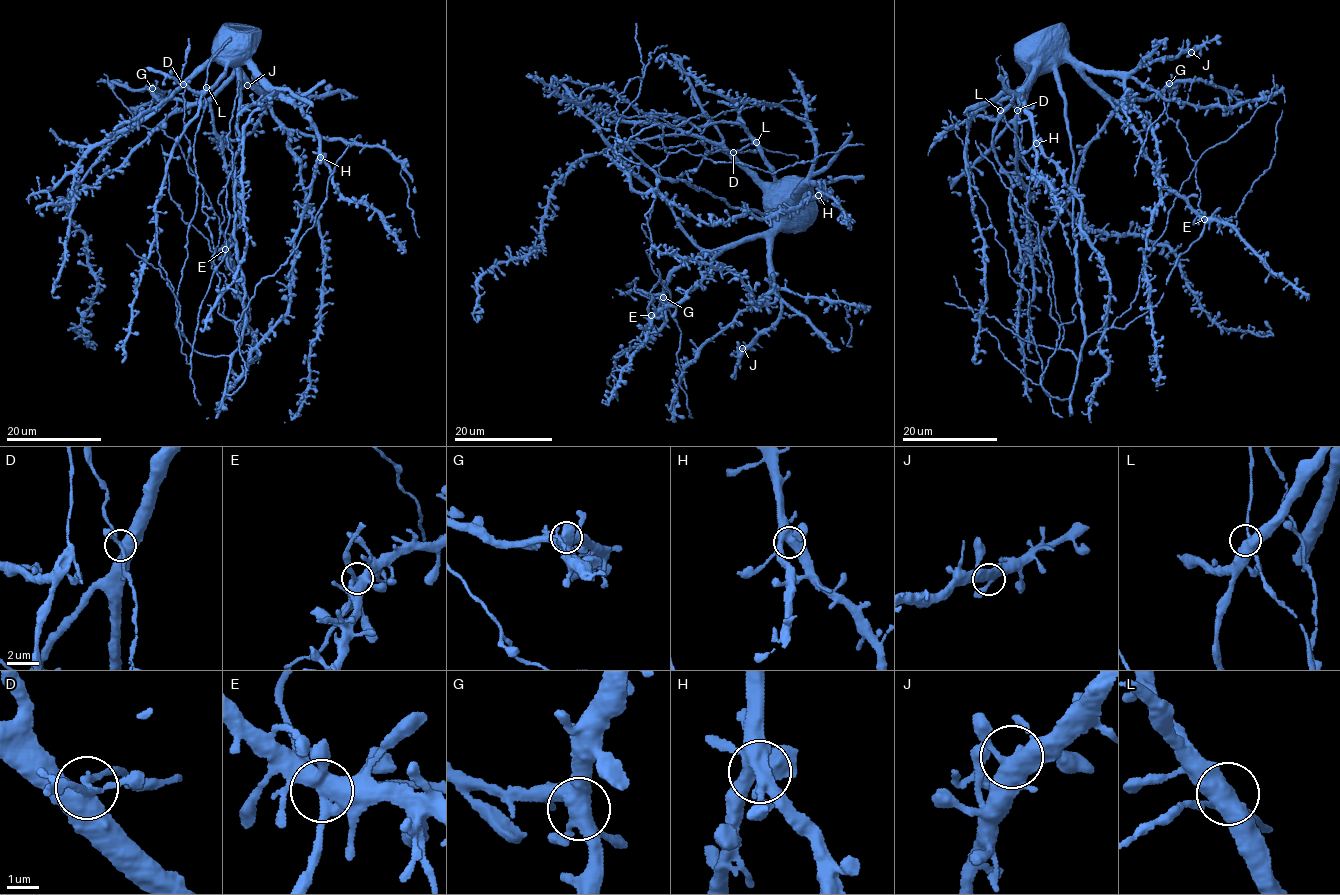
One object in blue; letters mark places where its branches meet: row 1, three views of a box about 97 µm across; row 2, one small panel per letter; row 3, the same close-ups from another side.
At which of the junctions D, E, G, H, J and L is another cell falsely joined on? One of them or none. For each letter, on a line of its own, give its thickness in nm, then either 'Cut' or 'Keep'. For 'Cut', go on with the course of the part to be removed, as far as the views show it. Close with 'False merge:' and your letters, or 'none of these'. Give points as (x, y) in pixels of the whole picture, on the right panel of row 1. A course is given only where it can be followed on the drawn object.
D: Thickness 440 nm. Keep
E: Thickness 440 nm. Keep
G: Thickness 480 nm. Keep
H: Thickness 480 nm. Keep
J: Thickness 420 nm. Keep
L: Thickness 440 nm. Keep
False merge: none of these

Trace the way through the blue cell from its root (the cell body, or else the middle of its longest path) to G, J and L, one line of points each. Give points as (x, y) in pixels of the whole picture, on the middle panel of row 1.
G: (798, 185), (789, 186), (768, 210), (771, 228), (677, 266), (663, 297)
J: (798, 185), (804, 185), (811, 197), (774, 235), (770, 254), (780, 310), (772, 326), (760, 330), (742, 348)
L: (798, 185), (792, 180), (776, 179), (771, 165), (756, 142)

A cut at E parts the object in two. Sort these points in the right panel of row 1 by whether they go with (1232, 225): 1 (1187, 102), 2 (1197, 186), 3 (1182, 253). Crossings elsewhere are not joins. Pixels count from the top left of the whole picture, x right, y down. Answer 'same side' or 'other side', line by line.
1: same side
2: other side
3: other side

